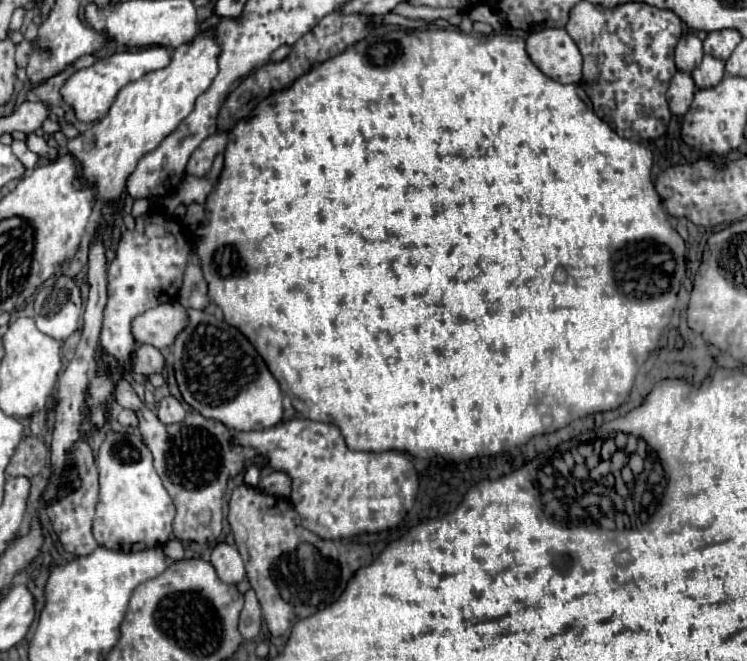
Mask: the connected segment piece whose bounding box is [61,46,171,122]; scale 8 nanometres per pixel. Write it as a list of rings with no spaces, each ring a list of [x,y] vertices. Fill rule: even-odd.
[[[163,46],[117,52],[113,54],[113,56],[107,56],[107,58],[97,60],[97,62],[95,62],[93,66],[89,66],[89,68],[77,70],[77,72],[61,86],[61,98],[75,110],[75,116],[77,116],[81,122],[101,120],[101,118],[109,112],[109,108],[111,108],[117,92],[119,92],[125,84],[141,78],[141,76],[147,74],[147,72],[165,68],[165,66],[169,64],[169,60],[171,60],[171,52],[169,52],[167,48],[163,48]]]

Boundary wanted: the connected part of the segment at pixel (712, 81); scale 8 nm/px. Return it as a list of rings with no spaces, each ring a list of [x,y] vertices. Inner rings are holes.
[[[703,56],[703,62],[691,72],[697,88],[711,88],[721,82],[725,76],[725,60],[719,60],[715,56]]]

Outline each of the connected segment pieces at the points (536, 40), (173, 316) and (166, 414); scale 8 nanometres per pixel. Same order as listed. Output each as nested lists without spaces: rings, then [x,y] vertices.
[[[547,28],[527,38],[527,54],[555,82],[577,84],[583,78],[583,56],[563,28]]]
[[[179,302],[159,304],[131,322],[131,332],[137,344],[151,344],[155,348],[171,346],[175,336],[187,326],[185,308]]]
[[[165,396],[159,402],[157,408],[157,416],[163,424],[175,424],[175,422],[183,422],[185,418],[185,408],[181,406],[181,402],[177,402],[173,396]]]

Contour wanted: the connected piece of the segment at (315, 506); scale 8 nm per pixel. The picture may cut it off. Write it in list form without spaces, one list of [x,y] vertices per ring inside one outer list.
[[[293,418],[259,432],[235,432],[231,444],[253,446],[275,470],[291,476],[291,502],[303,526],[325,540],[351,538],[397,526],[413,506],[419,488],[417,472],[407,454],[397,450],[351,450],[339,428],[325,422]]]

